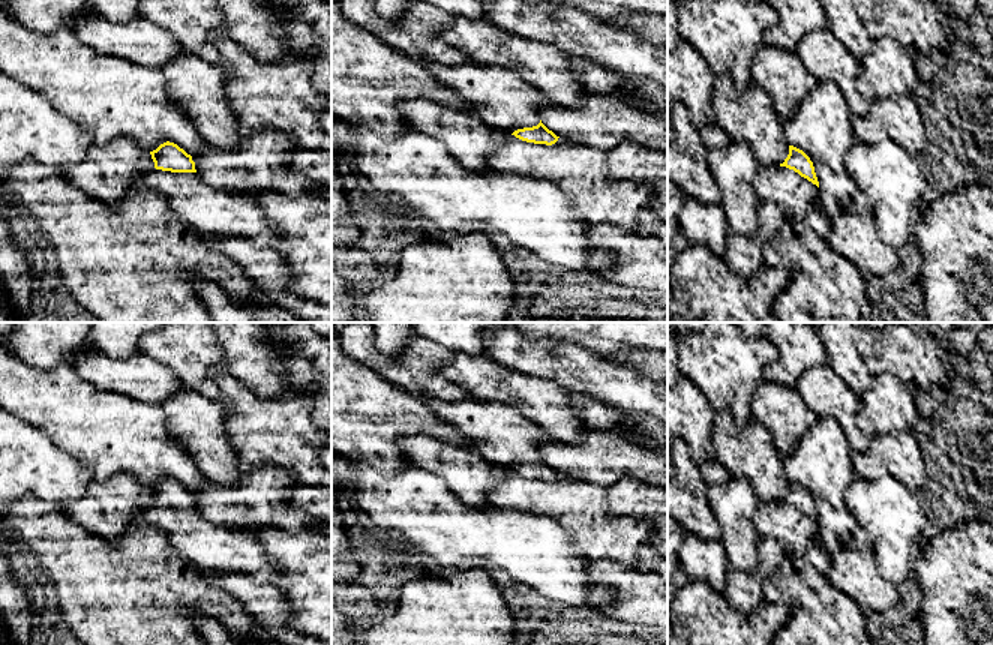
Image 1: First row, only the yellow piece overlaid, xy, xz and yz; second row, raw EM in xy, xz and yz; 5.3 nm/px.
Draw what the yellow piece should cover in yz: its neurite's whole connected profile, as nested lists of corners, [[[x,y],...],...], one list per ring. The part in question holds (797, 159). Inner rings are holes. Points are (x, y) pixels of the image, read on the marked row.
[[[789,146],[789,154],[780,165],[760,165],[754,177],[754,190],[758,196],[774,202],[786,219],[801,220],[810,206],[820,198],[819,182],[813,162],[800,148]]]

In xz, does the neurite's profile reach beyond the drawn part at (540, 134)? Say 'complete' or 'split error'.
split error

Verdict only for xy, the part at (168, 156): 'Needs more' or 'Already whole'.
Needs more

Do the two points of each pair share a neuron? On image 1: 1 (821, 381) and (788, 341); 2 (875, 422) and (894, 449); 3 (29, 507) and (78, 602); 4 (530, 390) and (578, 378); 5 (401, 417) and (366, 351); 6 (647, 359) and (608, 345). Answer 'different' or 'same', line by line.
1: different
2: different
3: same
4: different
5: different
6: different

